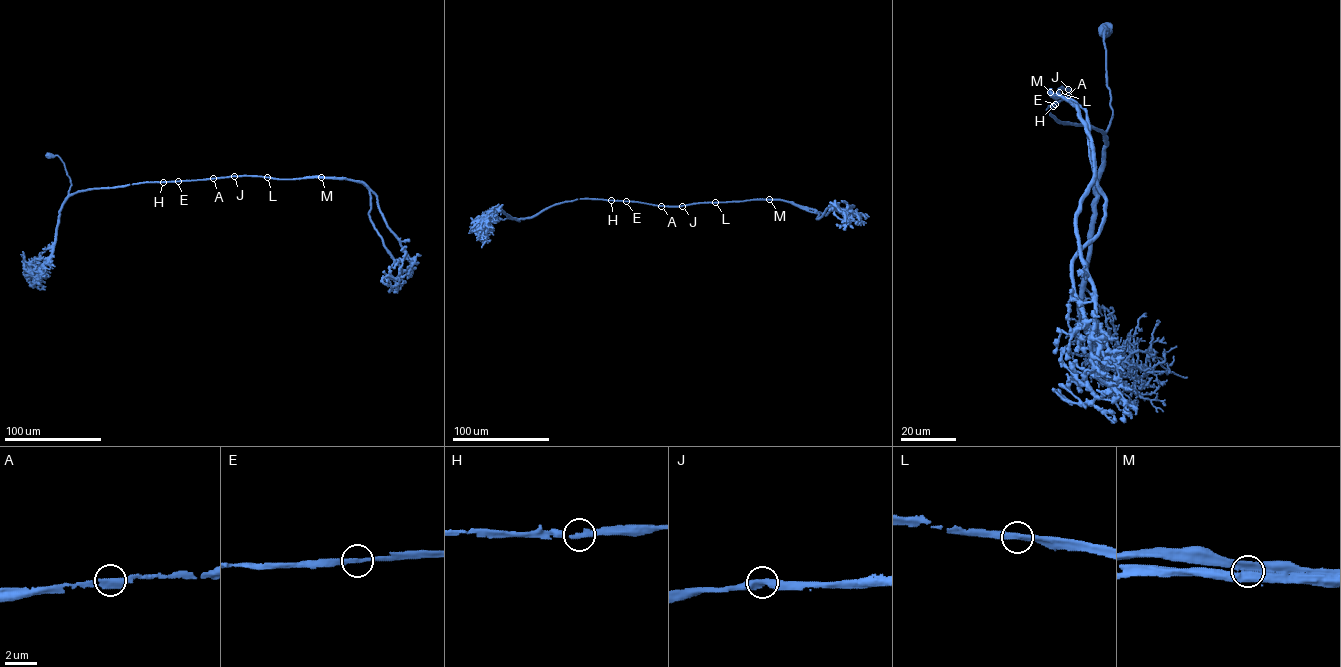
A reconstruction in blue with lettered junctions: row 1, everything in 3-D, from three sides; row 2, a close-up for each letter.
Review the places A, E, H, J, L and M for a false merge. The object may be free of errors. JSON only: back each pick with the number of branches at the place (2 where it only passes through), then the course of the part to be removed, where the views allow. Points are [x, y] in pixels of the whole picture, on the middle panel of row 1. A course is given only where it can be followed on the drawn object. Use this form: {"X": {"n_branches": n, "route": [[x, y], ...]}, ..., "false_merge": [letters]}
{"M": {"n_branches": 3, "route": [[769, 199], [791, 202], [818, 213], [817, 218], [828, 207], [848, 215], [829, 202]]}, "false_merge": ["M"]}

